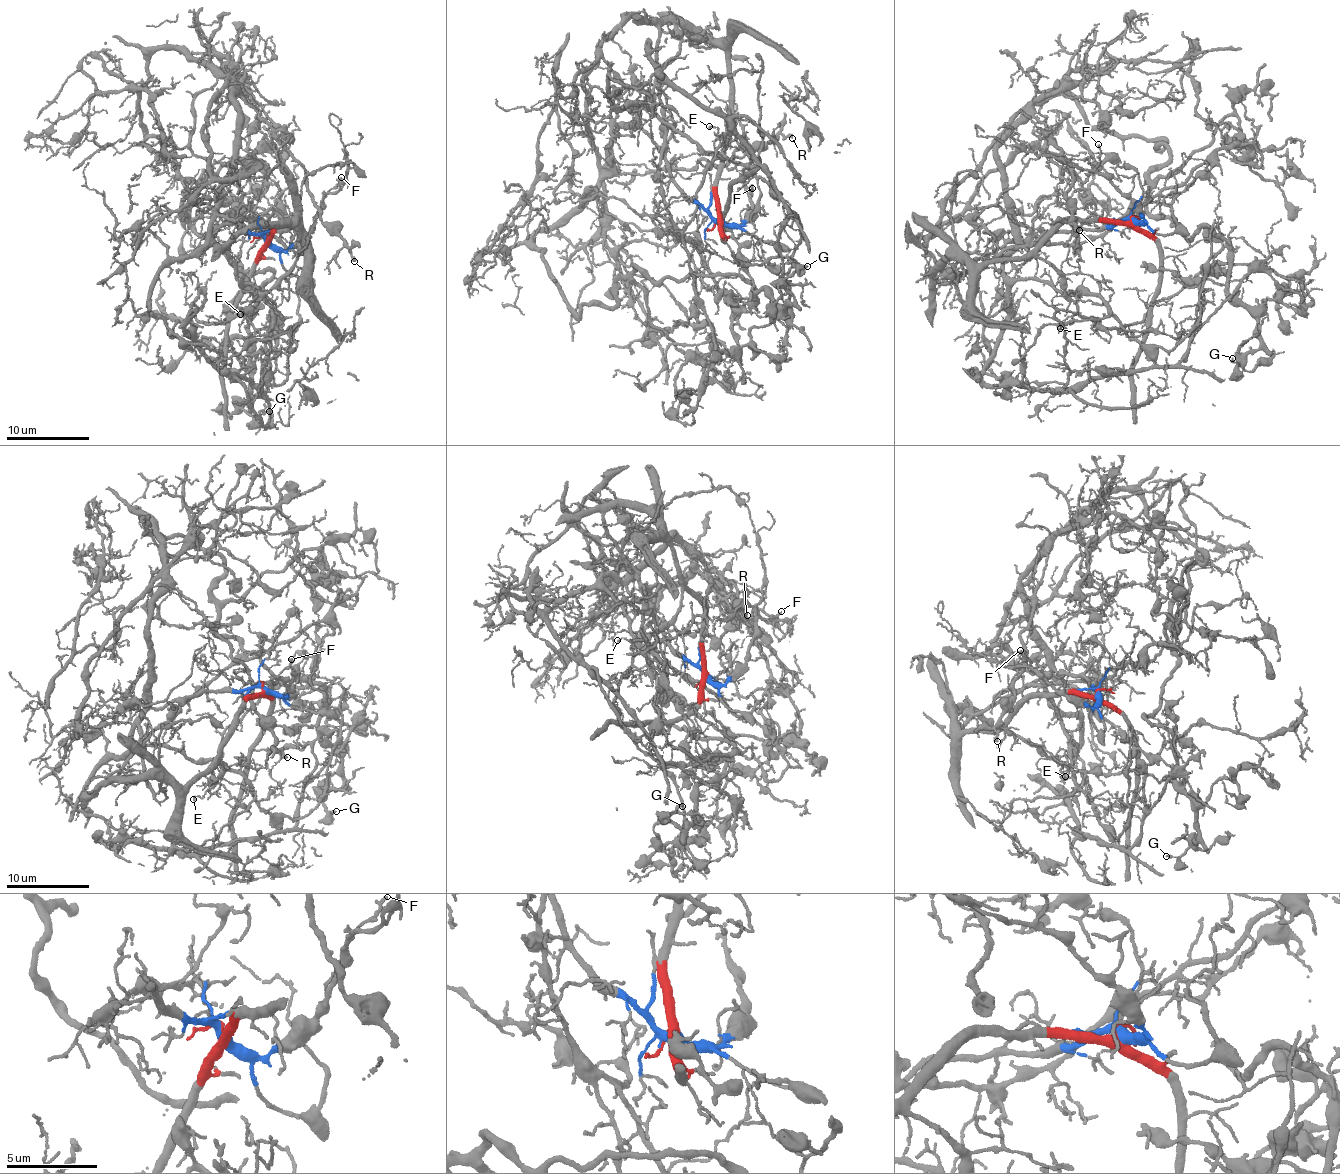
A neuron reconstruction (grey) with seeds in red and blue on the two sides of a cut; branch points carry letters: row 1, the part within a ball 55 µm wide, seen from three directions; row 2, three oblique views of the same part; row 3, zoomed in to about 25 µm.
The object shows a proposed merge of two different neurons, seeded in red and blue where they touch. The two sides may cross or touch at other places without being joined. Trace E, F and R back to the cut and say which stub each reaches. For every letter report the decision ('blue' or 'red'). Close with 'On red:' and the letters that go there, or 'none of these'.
E: red
F: blue
R: blue
On red: E

